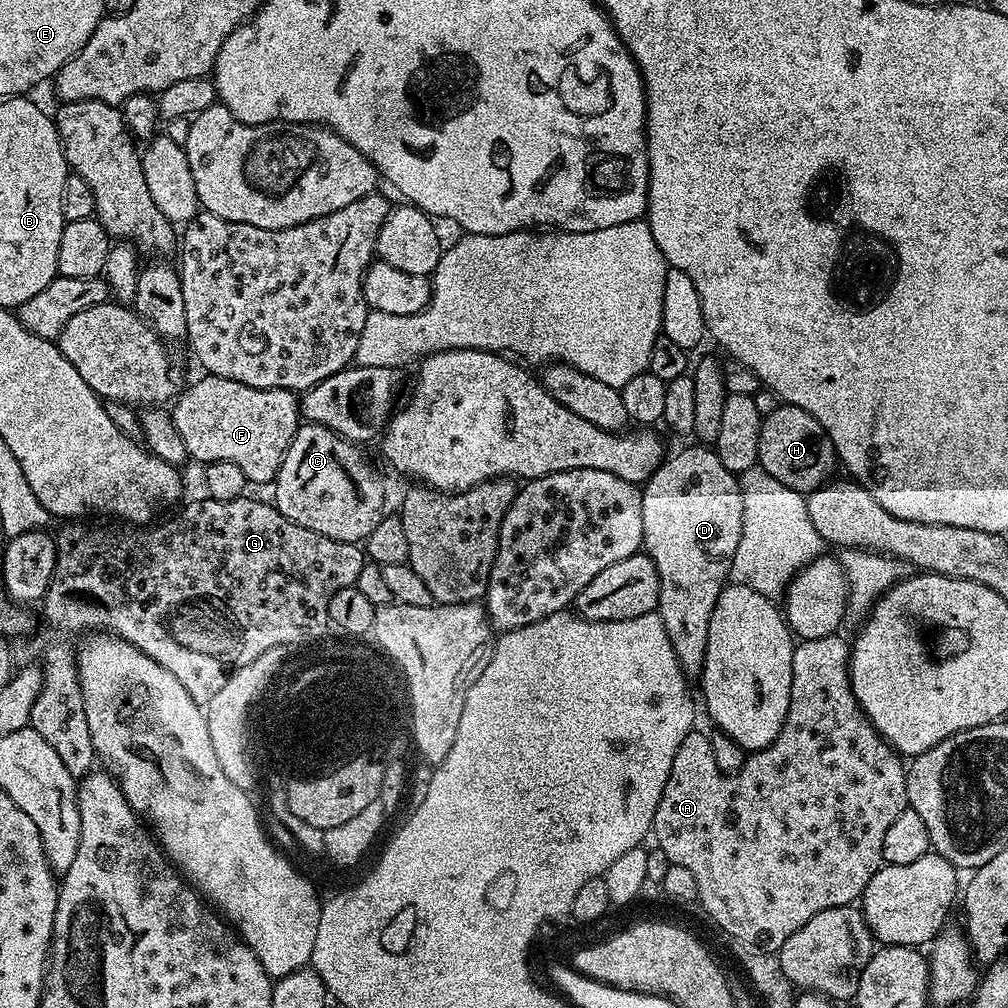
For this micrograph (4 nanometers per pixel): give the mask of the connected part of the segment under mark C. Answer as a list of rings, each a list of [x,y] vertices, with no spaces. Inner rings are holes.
[[[301,423],[284,455],[274,481],[276,509],[290,522],[306,526],[338,542],[360,544],[385,515],[384,484],[380,476],[364,461],[363,447],[335,436],[321,424]]]

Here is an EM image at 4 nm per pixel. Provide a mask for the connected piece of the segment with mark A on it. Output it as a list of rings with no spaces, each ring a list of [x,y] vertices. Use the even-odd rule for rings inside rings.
[[[833,634],[833,635],[831,635],[831,636],[827,636],[827,637],[826,637],[826,638],[814,638],[814,639],[813,639],[813,640],[800,640],[800,641],[799,641],[799,643],[797,643],[797,644],[796,644],[796,645],[795,645],[795,647],[793,647],[793,650],[792,650],[792,681],[791,681],[791,682],[790,682],[790,710],[789,710],[789,711],[788,711],[788,713],[787,713],[787,714],[786,714],[786,722],[785,722],[785,723],[784,723],[784,725],[783,725],[783,726],[782,726],[782,730],[781,730],[781,731],[780,731],[780,733],[779,733],[779,734],[778,734],[778,738],[774,738],[774,742],[770,742],[770,746],[766,746],[766,747],[765,747],[765,748],[764,748],[764,749],[762,749],[762,750],[761,750],[761,751],[760,751],[760,752],[754,752],[754,753],[751,753],[751,755],[749,755],[749,756],[748,756],[748,757],[747,757],[747,759],[745,759],[745,762],[744,762],[744,764],[743,764],[743,766],[742,766],[742,767],[741,767],[741,768],[740,768],[740,769],[738,769],[738,771],[737,771],[737,772],[733,772],[733,773],[732,773],[732,775],[728,775],[728,774],[727,774],[727,773],[725,773],[725,772],[723,772],[723,771],[722,771],[722,770],[720,770],[720,769],[719,769],[719,768],[718,768],[718,763],[716,763],[716,762],[715,762],[715,758],[714,758],[714,750],[713,750],[713,749],[712,749],[712,748],[711,748],[711,742],[710,742],[710,739],[709,739],[709,737],[708,737],[708,736],[707,736],[707,735],[705,735],[705,736],[703,736],[703,734],[702,734],[702,733],[700,733],[700,730],[694,730],[694,731],[692,731],[692,733],[691,733],[691,734],[690,734],[690,735],[688,735],[688,737],[686,737],[686,738],[685,738],[685,740],[684,740],[684,741],[683,741],[683,742],[682,742],[682,746],[678,746],[678,754],[674,754],[674,766],[670,766],[670,778],[669,778],[669,779],[668,779],[668,781],[667,781],[667,782],[666,782],[666,790],[662,790],[662,798],[661,798],[661,799],[660,799],[660,801],[659,801],[659,802],[658,802],[658,810],[657,810],[657,811],[656,811],[656,813],[655,813],[655,814],[654,814],[654,822],[653,822],[653,823],[652,823],[652,830],[651,830],[651,835],[652,835],[652,836],[653,836],[653,837],[654,837],[654,840],[655,840],[655,836],[656,836],[656,841],[655,841],[655,843],[656,843],[656,844],[657,844],[657,845],[658,845],[658,846],[659,846],[659,848],[660,848],[660,849],[662,849],[662,851],[663,851],[663,852],[664,852],[664,853],[665,853],[665,854],[666,854],[666,858],[667,858],[667,859],[668,859],[668,862],[669,862],[669,864],[677,864],[677,865],[678,865],[678,866],[686,866],[686,870],[690,870],[690,874],[694,874],[694,882],[695,882],[695,884],[696,884],[696,885],[697,885],[697,886],[698,886],[698,894],[697,894],[697,895],[696,895],[696,900],[697,900],[697,901],[698,901],[698,904],[701,904],[701,906],[702,906],[702,907],[704,907],[704,912],[705,912],[705,914],[706,914],[706,915],[708,915],[708,916],[709,916],[709,918],[710,918],[710,919],[712,919],[712,920],[713,920],[713,922],[714,922],[714,923],[716,923],[716,924],[717,924],[717,926],[718,926],[718,927],[720,927],[720,928],[721,928],[721,930],[722,930],[722,931],[724,931],[724,932],[725,932],[725,934],[726,934],[726,935],[728,935],[728,936],[733,936],[733,938],[734,938],[734,939],[736,939],[736,942],[739,942],[739,943],[740,943],[740,944],[750,944],[750,945],[752,945],[752,947],[754,947],[754,948],[760,948],[760,949],[761,949],[761,950],[762,950],[762,951],[764,951],[764,952],[770,952],[770,953],[773,953],[773,954],[776,954],[776,953],[779,953],[779,950],[780,950],[780,947],[781,947],[781,946],[782,946],[782,942],[786,942],[786,938],[790,938],[790,934],[794,934],[794,930],[798,930],[798,926],[806,926],[806,922],[810,922],[810,918],[814,918],[814,914],[818,914],[818,913],[819,913],[819,912],[821,912],[821,911],[822,911],[822,910],[830,910],[830,909],[831,909],[831,908],[837,908],[837,907],[838,907],[838,906],[852,906],[852,905],[855,905],[855,904],[856,904],[856,903],[857,903],[857,901],[859,901],[859,900],[860,900],[860,899],[861,899],[861,897],[863,897],[863,895],[864,895],[864,891],[865,891],[865,890],[866,890],[866,886],[867,886],[867,885],[868,885],[868,883],[869,883],[869,882],[870,882],[870,878],[874,878],[874,874],[878,874],[878,870],[879,870],[879,869],[880,869],[880,868],[883,868],[883,867],[884,867],[884,865],[885,865],[885,862],[884,862],[884,855],[883,855],[883,854],[882,854],[882,838],[886,838],[886,830],[890,830],[890,826],[891,826],[891,824],[893,824],[893,822],[894,822],[894,818],[898,818],[898,814],[902,814],[902,813],[903,813],[903,812],[904,812],[904,809],[905,809],[905,808],[907,808],[907,807],[909,807],[909,802],[908,802],[908,791],[907,791],[907,790],[906,790],[906,778],[907,778],[907,777],[908,777],[908,774],[907,774],[907,771],[906,771],[906,764],[905,764],[905,761],[904,761],[904,760],[903,760],[903,759],[902,759],[902,757],[901,757],[901,755],[900,755],[900,753],[899,753],[899,752],[897,752],[897,751],[896,751],[896,749],[895,749],[895,748],[892,748],[892,747],[891,747],[891,746],[890,746],[890,745],[889,745],[889,744],[887,744],[887,743],[886,743],[886,742],[885,742],[885,741],[884,741],[884,740],[883,740],[883,739],[882,739],[882,738],[881,738],[881,736],[879,736],[879,735],[878,735],[878,733],[877,733],[877,732],[876,732],[876,727],[875,727],[875,726],[874,726],[874,725],[872,725],[872,723],[870,723],[870,721],[869,721],[869,720],[868,720],[868,718],[867,718],[867,716],[865,716],[865,714],[864,714],[864,711],[862,711],[862,709],[860,709],[860,703],[859,703],[859,702],[858,702],[858,701],[857,701],[857,700],[856,700],[856,699],[855,699],[855,698],[854,698],[854,690],[853,690],[853,689],[852,689],[852,673],[851,673],[851,671],[850,671],[850,644],[849,644],[849,641],[848,641],[848,640],[847,640],[847,639],[846,639],[846,640],[845,640],[845,641],[844,641],[844,640],[843,640],[843,638],[842,638],[842,637],[843,637],[843,635],[840,635],[840,634]]]

